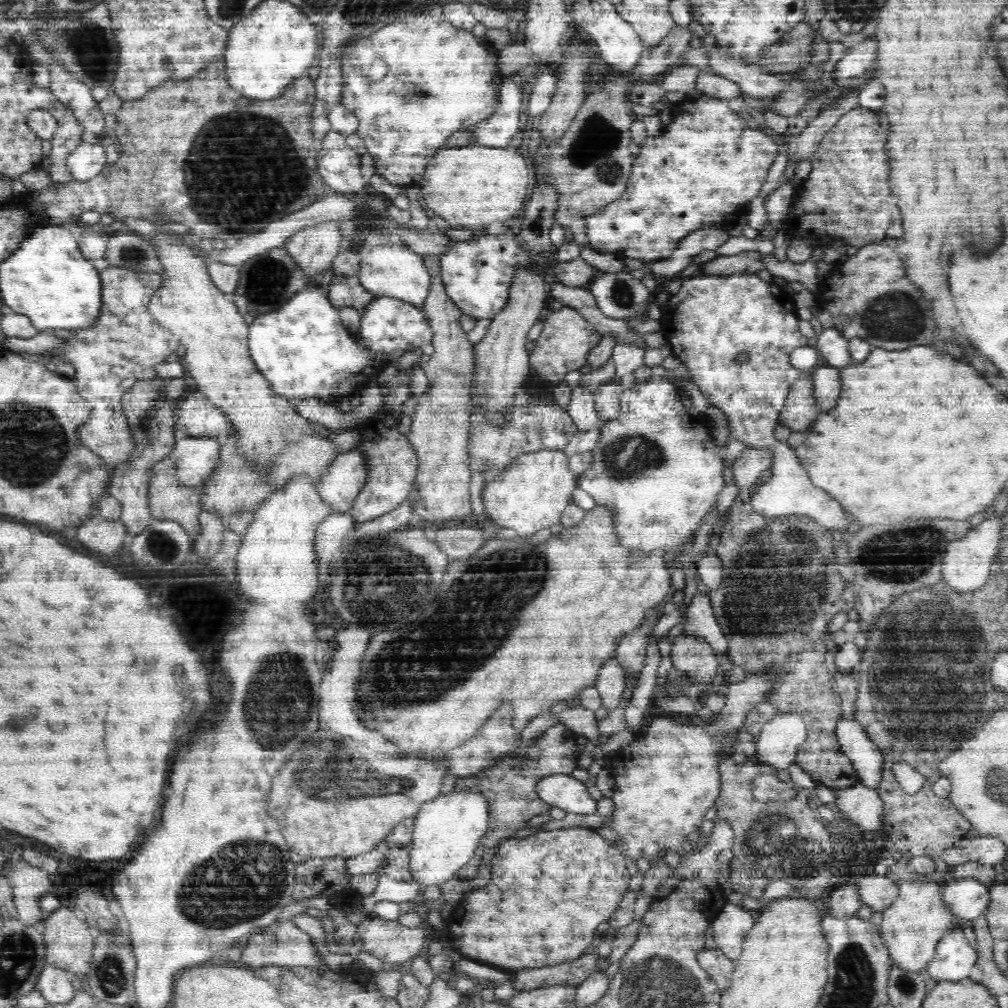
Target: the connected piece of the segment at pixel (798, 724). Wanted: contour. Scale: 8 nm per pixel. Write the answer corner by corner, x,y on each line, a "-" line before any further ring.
786,712
772,716
755,742
757,762
776,770
790,768
806,736
806,723
802,715

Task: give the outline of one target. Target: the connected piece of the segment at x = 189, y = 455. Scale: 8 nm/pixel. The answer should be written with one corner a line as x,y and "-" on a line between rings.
178,436
174,450
168,455
174,461
177,479
184,486
204,485
219,460
220,446
216,437

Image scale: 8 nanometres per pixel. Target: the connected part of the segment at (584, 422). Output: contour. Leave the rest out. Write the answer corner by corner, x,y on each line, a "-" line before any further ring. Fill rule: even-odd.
580,384
572,388
570,404
566,409
579,431
594,430
604,423
595,409
592,391
580,387

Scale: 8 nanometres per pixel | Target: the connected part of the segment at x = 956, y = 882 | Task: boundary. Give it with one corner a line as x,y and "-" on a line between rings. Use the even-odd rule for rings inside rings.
973,878
947,880
942,885
942,898
957,919
972,920
982,915
989,905
989,886

